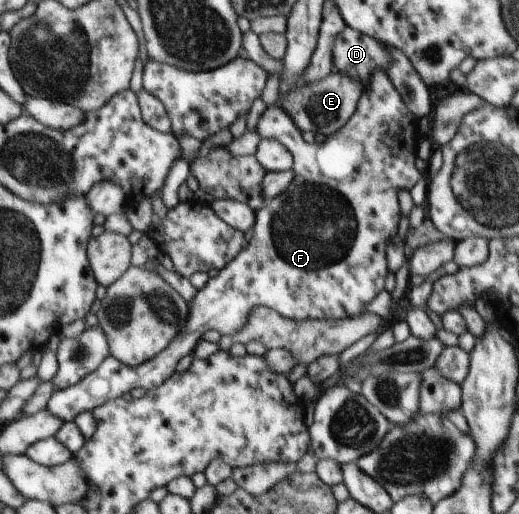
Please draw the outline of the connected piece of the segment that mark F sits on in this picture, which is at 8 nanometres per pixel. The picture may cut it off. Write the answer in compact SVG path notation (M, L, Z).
M380 69L372 74L370 85L362 92L357 110L349 122L335 134L329 135L323 144L306 142L300 128L279 104L267 106L257 122L256 131L262 138L282 142L291 151L294 158L293 182L285 192L270 199L263 209L256 211L251 241L231 262L212 273L207 284L197 291L188 303L188 315L181 332L162 351L136 367L124 365L109 356L95 372L77 384L54 391L45 409L60 421L74 421L83 411L91 413L94 408L123 396L125 392L131 392L133 388L150 391L161 386L175 372L177 362L193 352L207 331L234 336L247 322L251 309L259 305L268 306L284 317L295 320L337 320L361 314L364 306L385 288L385 277L389 272L386 248L390 238L398 232L402 217L397 194L403 188L410 190L422 178L415 167L417 146L422 137L417 118L408 112L387 74Z

